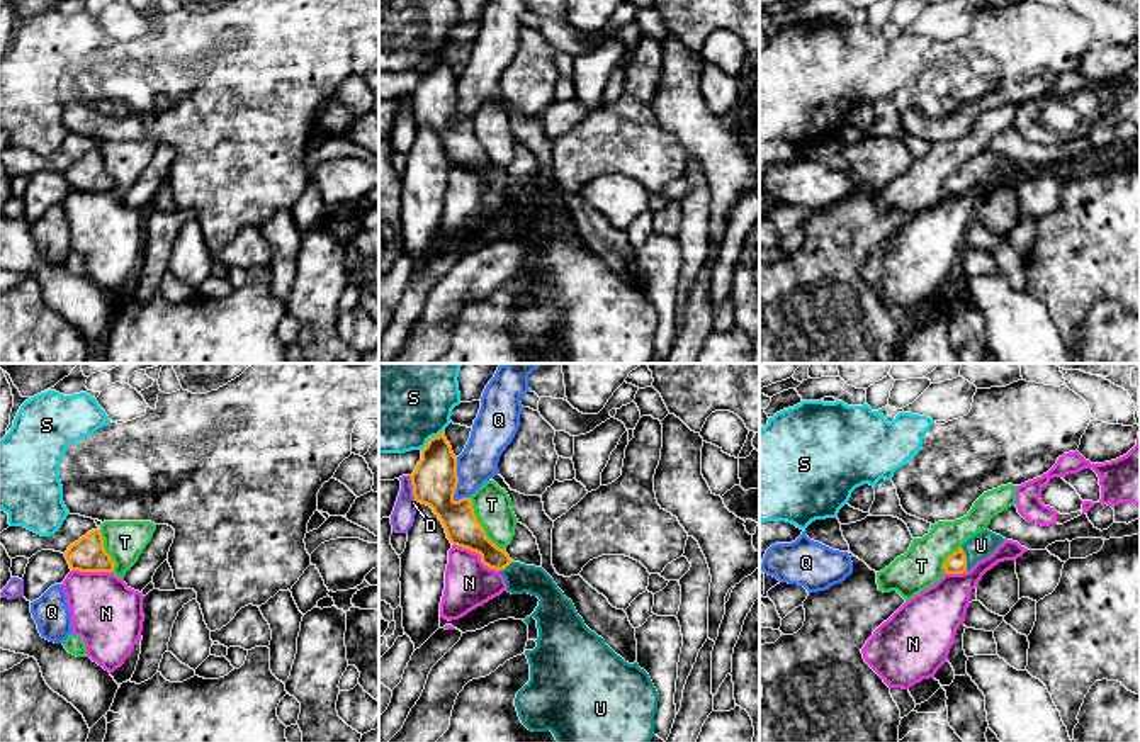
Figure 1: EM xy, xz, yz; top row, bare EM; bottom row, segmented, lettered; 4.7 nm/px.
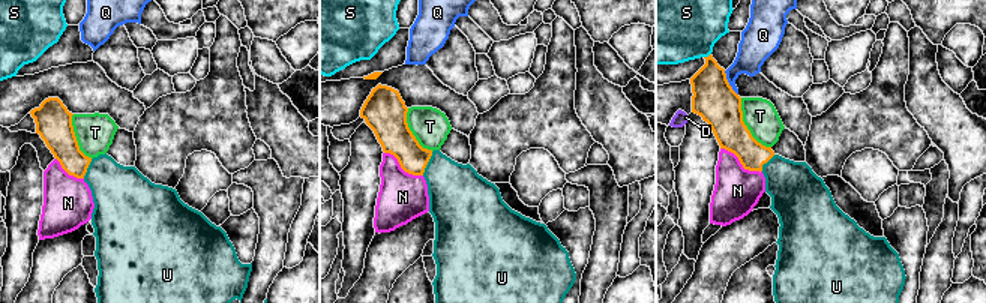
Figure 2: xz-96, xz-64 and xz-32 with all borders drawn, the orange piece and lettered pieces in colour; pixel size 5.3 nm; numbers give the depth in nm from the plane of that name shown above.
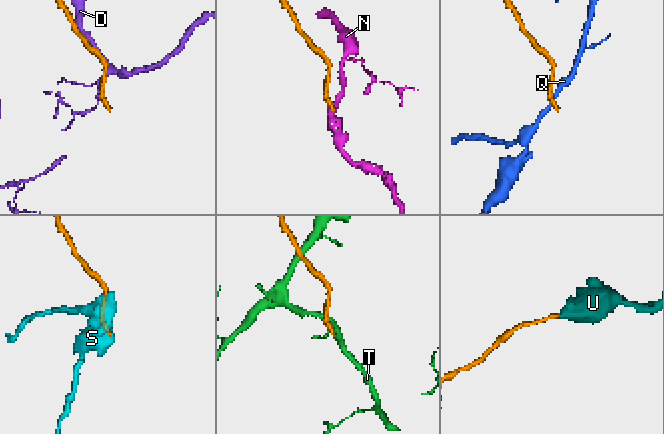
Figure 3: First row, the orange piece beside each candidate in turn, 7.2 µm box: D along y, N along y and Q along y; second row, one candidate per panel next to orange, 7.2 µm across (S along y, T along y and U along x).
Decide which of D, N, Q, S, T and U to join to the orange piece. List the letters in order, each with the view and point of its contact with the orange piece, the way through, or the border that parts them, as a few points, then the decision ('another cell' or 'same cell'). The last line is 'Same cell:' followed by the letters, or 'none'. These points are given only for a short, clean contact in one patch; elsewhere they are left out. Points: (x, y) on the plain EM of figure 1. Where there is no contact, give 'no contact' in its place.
D: contact xz (413, 109); another cell
N: contact xz (478, 172); border xz (452, 163), (474, 170), (485, 184), (498, 191); another cell
Q: contact xz (457, 99); border xz (456, 77), (457, 107), (454, 121); another cell
S: contact xz (430, 58); another cell
T: contact xz (479, 145); border xz (469, 118), (474, 136), (485, 153), (503, 170); another cell
U: contact yz (965, 179); way yz (957, 182), (965, 179), (981, 165); same cell
Same cell: U

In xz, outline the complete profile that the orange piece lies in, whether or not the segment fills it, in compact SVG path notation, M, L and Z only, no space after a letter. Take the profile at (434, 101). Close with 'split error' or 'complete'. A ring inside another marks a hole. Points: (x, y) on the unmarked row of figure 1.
M445 49L421 68L421 80L409 98L415 121L433 129L452 165L479 173L484 185L505 197L508 212L528 212L540 219L535 231L523 239L527 245L532 236L537 239L539 258L533 270L525 270L530 301L515 318L522 343L532 351L550 350L557 363L647 363L654 357L659 321L649 294L637 282L625 282L591 251L573 221L542 187L513 182L506 170L496 166L477 141L471 117L454 119L459 104L457 76Z | split error

